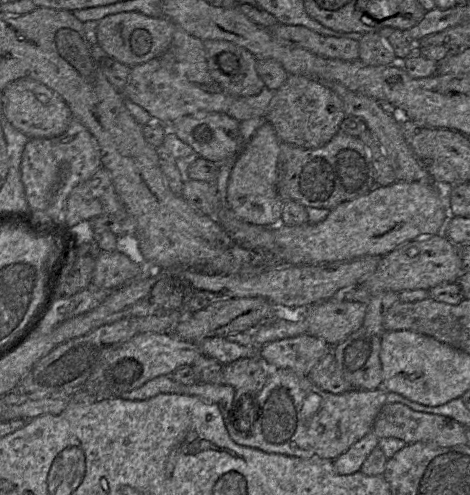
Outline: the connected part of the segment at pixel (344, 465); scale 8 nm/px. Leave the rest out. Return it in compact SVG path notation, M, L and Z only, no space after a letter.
M369 431L346 452L333 460L335 472L340 475L348 475L359 471L367 456L378 445L378 442L379 438L375 433Z

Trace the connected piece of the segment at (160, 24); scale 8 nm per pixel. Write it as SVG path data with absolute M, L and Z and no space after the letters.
M121 12L98 21L97 44L111 58L133 67L162 55L169 48L177 28L176 24L166 17L150 17L140 12Z

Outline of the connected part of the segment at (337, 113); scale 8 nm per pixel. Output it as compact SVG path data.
M290 75L275 91L266 115L280 142L308 149L327 144L339 132L345 118L344 103L339 96L318 80L302 75Z

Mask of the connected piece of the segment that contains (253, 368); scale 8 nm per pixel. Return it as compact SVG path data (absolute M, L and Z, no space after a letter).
M243 358L223 366L223 384L232 386L237 390L234 401L235 407L238 399L246 392L258 392L267 382L269 368L262 358Z

